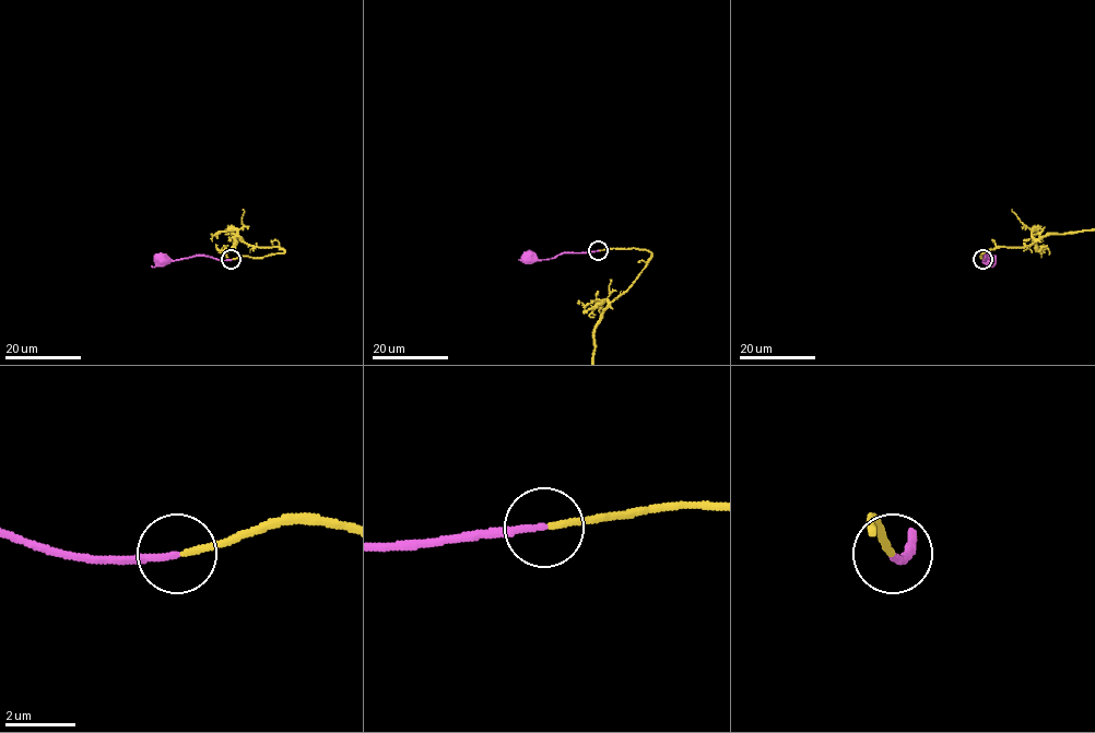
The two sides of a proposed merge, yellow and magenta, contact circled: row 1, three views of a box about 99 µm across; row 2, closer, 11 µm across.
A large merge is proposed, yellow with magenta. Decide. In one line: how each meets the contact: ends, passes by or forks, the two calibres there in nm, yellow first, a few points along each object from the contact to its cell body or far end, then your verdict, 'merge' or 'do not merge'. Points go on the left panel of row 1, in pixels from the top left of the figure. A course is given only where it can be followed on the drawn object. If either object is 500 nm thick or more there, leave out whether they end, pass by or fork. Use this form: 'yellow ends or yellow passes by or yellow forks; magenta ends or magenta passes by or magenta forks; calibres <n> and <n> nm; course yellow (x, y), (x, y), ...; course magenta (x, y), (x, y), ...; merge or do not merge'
yellow ends; magenta ends; calibres 160 and 190 nm; course magenta (231, 259), (193, 256), (162, 260); merge

